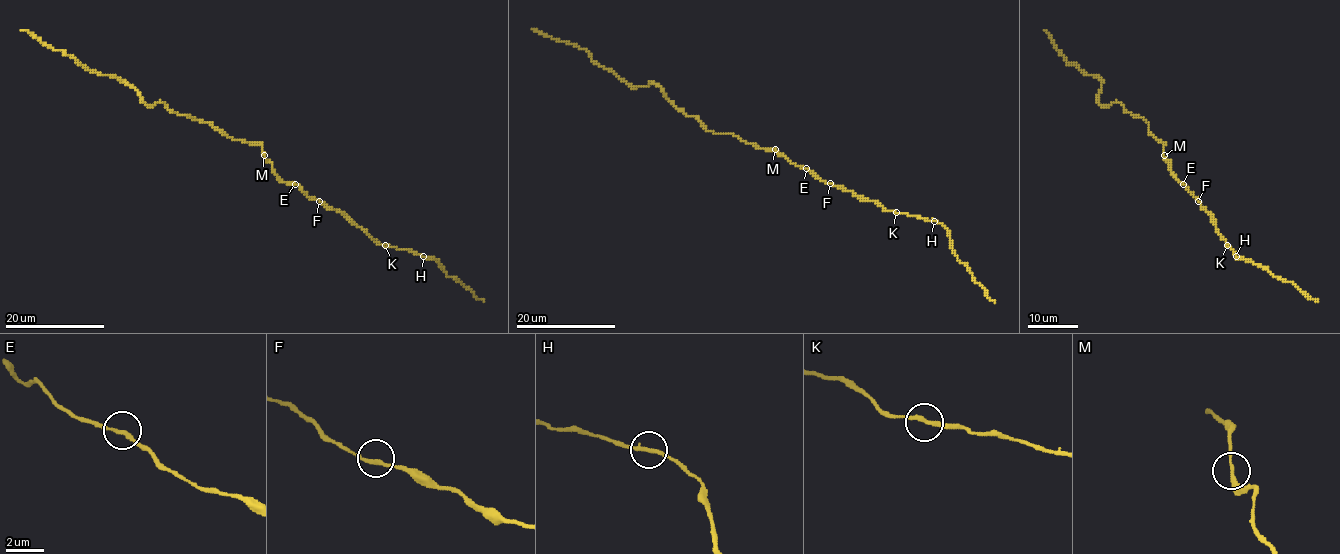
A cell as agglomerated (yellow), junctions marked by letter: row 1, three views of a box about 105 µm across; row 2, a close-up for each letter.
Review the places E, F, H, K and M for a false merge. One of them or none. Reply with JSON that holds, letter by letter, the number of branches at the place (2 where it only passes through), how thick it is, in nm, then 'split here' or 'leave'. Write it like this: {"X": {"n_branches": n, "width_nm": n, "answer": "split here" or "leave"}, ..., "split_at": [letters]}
{"E": {"n_branches": 2, "width_nm": 200, "answer": "leave"}, "F": {"n_branches": 2, "width_nm": 200, "answer": "leave"}, "H": {"n_branches": 2, "width_nm": 200, "answer": "leave"}, "K": {"n_branches": 2, "width_nm": 200, "answer": "leave"}, "M": {"n_branches": 2, "width_nm": 200, "answer": "leave"}, "split_at": []}

